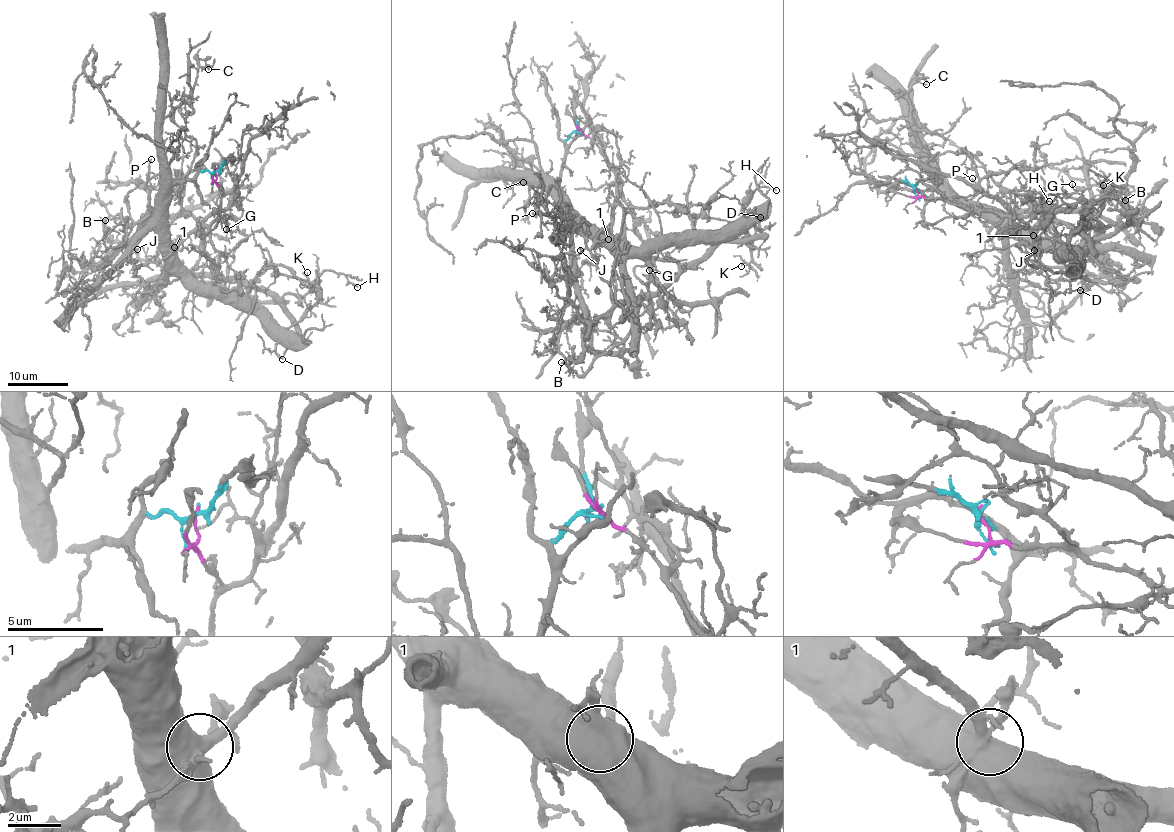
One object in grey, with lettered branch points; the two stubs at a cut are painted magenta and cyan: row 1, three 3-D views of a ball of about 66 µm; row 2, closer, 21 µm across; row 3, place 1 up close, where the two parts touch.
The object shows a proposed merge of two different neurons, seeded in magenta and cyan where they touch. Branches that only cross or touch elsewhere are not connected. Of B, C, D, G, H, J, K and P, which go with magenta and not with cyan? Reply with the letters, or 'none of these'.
B, H, J, K

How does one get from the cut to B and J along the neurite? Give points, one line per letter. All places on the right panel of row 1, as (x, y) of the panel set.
B: (915, 187), (918, 196), (974, 211), (1044, 214), (1081, 230), (1127, 226), (1138, 210), (1146, 211), (1124, 200)
J: (915, 187), (918, 196), (974, 211), (1044, 214), (1100, 230), (1095, 257), (1042, 266), (1034, 250)

